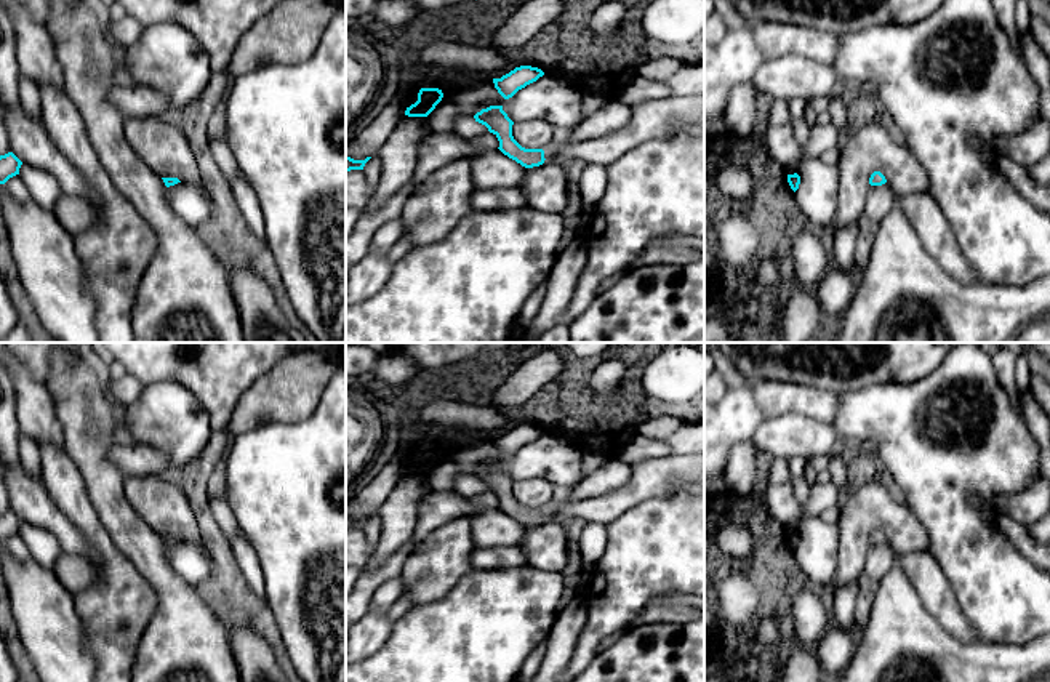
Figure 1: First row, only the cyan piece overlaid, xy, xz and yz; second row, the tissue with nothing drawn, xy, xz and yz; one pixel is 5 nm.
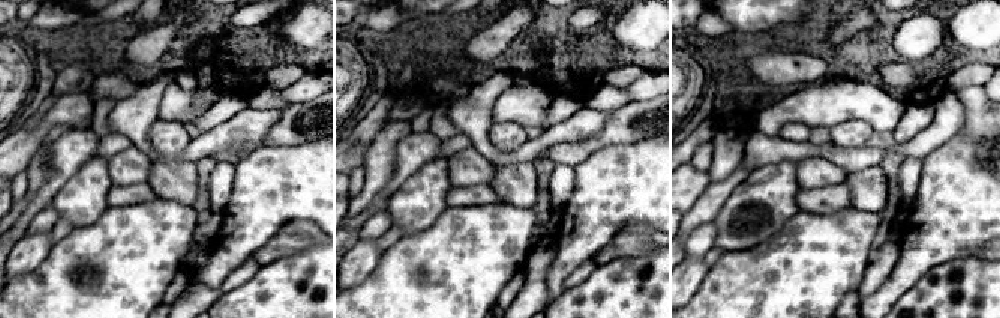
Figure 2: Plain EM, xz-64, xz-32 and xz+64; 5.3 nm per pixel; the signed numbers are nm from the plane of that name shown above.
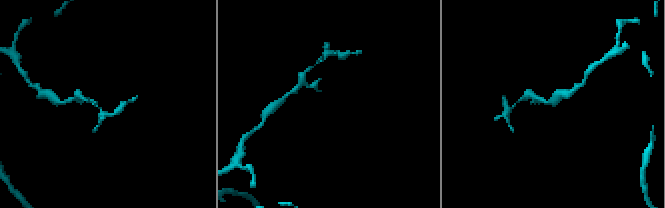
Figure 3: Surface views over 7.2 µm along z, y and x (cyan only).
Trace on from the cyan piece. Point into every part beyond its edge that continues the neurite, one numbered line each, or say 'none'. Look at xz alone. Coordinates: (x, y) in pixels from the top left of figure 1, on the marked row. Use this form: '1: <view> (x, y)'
1: xz (612, 116)

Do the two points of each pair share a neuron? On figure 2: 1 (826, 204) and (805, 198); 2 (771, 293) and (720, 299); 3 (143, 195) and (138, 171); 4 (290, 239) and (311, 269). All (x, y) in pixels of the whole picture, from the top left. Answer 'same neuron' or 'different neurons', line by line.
1: same neuron
2: same neuron
3: different neurons
4: different neurons

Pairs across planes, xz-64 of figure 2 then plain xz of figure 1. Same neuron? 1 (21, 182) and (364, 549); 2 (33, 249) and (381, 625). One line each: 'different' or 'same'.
1: different
2: same

